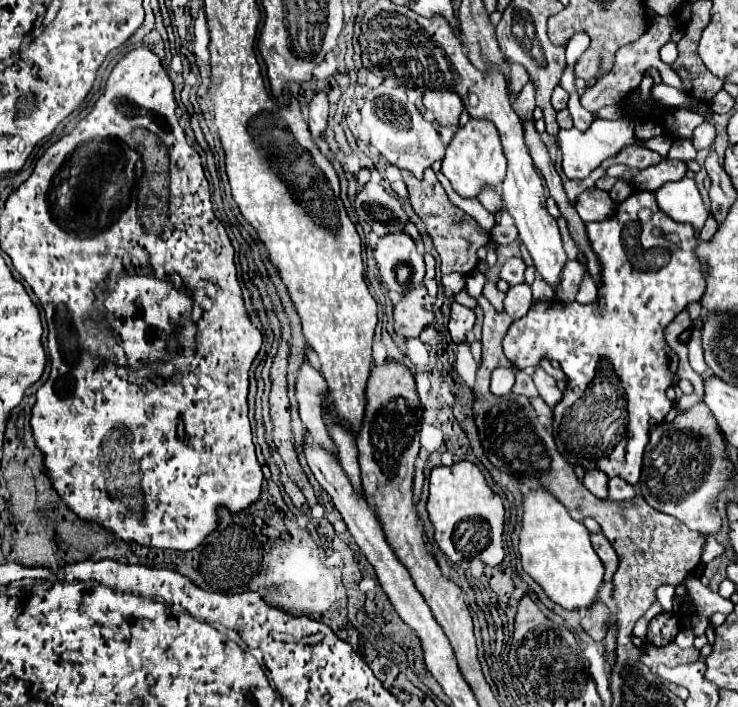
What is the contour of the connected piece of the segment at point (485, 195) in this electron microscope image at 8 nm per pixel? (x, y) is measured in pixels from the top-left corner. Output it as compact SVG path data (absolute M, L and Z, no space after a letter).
M483 189L483 193L479 193L479 201L491 213L495 213L501 207L501 197L495 193L495 189Z

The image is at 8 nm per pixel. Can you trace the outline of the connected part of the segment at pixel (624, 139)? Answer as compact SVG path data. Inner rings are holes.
M621 117L617 121L595 119L585 133L581 133L575 127L573 129L559 129L559 133L557 133L557 145L563 153L563 173L567 175L567 179L585 179L605 159L617 155L625 145L631 145L631 143L649 147L651 151L657 151L661 157L667 159L667 153L669 153L673 141L667 135L661 135L661 137L655 137L655 139L649 139L649 141L643 141L643 143L637 141L635 135L633 135L633 121L629 121L627 117Z

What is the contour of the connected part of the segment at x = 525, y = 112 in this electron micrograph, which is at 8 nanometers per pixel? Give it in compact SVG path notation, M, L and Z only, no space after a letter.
M527 83L525 89L519 93L517 103L513 103L513 109L517 111L517 115L523 115L523 119L533 115L533 109L535 109L535 89L533 89L531 83Z

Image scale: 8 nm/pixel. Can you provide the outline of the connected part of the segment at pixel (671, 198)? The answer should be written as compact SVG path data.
M683 177L681 181L665 183L661 189L655 191L655 195L659 209L665 211L671 219L679 223L689 223L697 231L705 225L705 205L693 179Z

